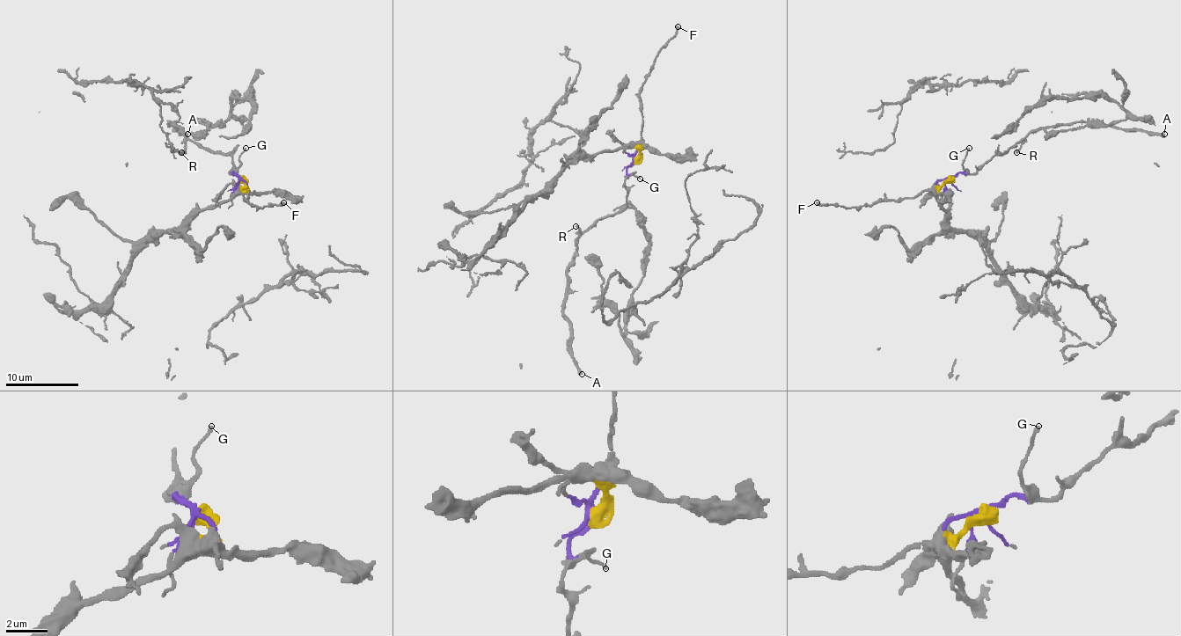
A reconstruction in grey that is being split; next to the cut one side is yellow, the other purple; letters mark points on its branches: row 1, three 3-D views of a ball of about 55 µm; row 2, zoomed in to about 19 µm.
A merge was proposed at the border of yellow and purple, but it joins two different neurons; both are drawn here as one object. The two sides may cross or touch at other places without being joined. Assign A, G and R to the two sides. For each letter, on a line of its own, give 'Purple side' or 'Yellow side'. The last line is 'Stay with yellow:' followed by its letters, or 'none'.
A: Purple side
G: Purple side
R: Purple side
Stay with yellow: none

